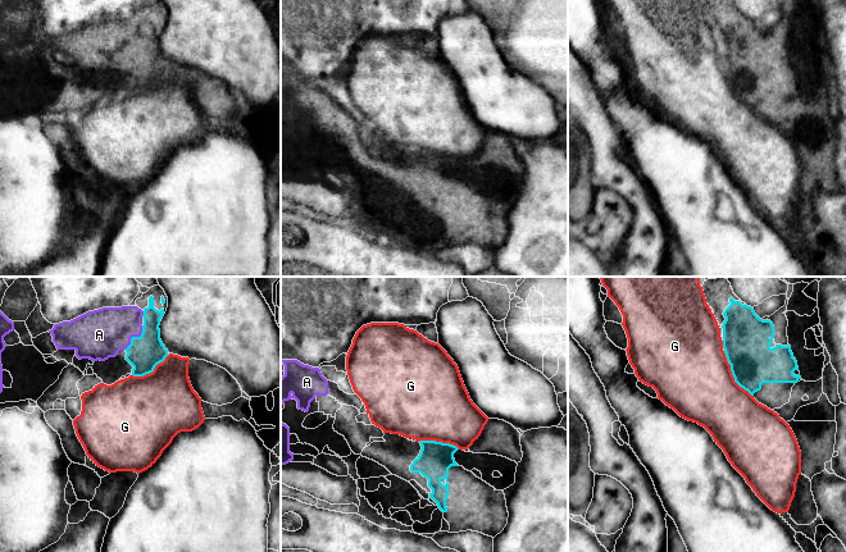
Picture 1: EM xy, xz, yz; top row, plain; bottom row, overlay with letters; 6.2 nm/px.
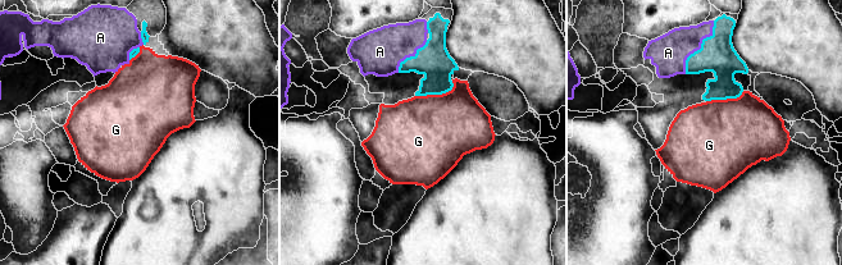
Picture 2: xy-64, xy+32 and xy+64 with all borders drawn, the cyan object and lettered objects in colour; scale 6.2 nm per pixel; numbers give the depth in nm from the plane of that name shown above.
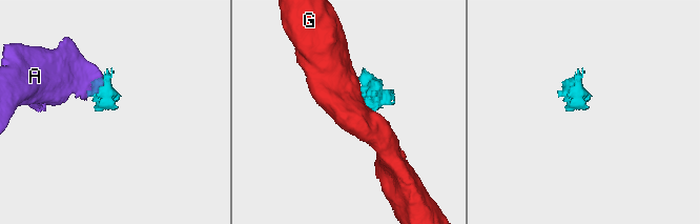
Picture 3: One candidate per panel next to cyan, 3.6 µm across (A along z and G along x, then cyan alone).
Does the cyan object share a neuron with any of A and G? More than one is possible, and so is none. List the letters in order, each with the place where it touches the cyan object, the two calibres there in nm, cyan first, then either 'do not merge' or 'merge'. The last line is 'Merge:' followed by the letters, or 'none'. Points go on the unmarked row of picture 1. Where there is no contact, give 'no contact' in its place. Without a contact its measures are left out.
A: xy (135, 50) | 220/320 nm | merge
G: yz (732, 87) | 300/480 nm | do not merge
Merge: A

